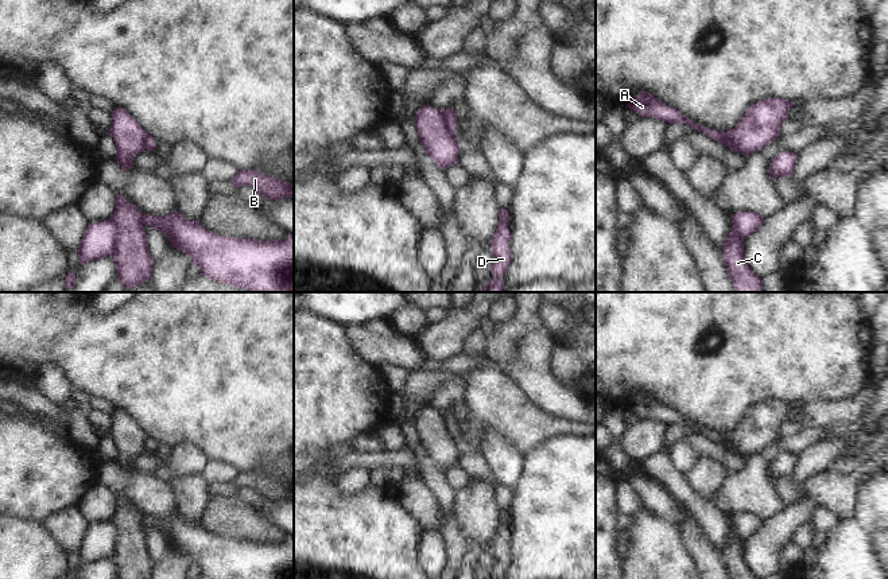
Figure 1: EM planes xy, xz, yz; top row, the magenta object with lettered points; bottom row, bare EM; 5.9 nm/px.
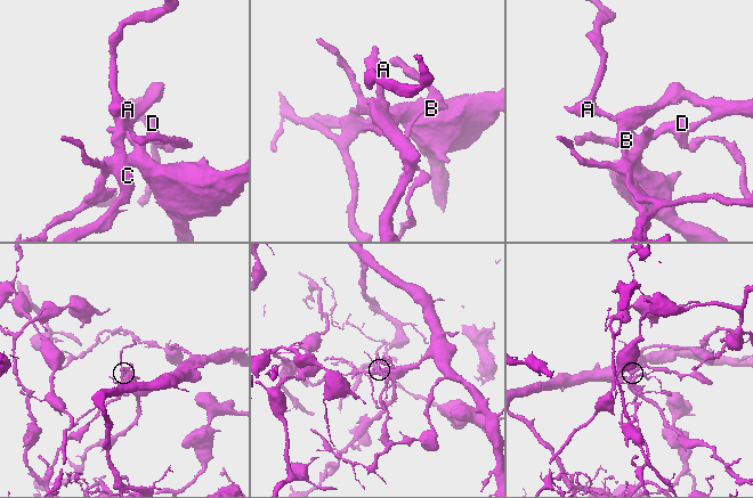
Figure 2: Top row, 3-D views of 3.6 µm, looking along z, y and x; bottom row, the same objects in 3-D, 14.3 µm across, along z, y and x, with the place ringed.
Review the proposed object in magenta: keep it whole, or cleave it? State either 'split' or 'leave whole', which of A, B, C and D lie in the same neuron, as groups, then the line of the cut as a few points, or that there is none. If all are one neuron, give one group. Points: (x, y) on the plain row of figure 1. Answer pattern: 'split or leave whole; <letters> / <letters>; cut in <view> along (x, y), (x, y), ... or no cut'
split; A / B C D; cut in xy along (109, 521), (115, 528), (115, 543), (111, 555)

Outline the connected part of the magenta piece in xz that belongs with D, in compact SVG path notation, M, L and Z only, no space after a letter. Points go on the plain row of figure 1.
M499 510L497 531L489 547L489 551L495 559L495 564L489 572L495 579L501 579L512 563L512 555L509 552L511 539L509 513L508 510Z

